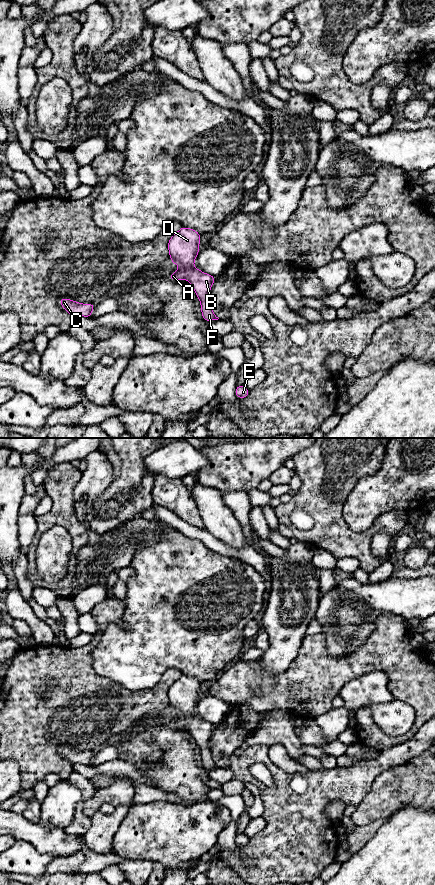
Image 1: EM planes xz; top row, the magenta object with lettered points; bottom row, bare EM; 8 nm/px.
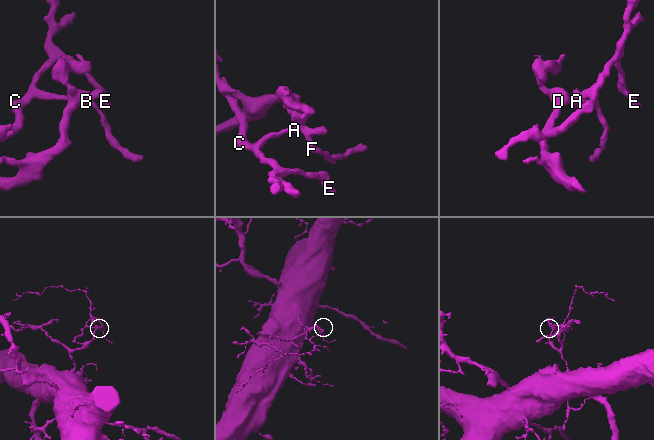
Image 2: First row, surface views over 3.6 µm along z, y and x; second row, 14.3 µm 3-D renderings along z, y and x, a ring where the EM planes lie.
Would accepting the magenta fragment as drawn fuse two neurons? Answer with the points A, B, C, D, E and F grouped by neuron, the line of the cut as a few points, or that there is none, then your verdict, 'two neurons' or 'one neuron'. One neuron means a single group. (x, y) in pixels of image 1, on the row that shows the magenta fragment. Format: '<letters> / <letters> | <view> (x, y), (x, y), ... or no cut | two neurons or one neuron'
A B C E F / D | xz (192, 265), (181, 268) | two neurons

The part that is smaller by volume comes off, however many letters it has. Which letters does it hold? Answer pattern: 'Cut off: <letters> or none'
Cut off: A, B, C, E, F

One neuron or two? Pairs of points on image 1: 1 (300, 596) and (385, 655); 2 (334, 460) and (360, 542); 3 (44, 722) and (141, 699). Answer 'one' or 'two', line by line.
1: two
2: one
3: one

